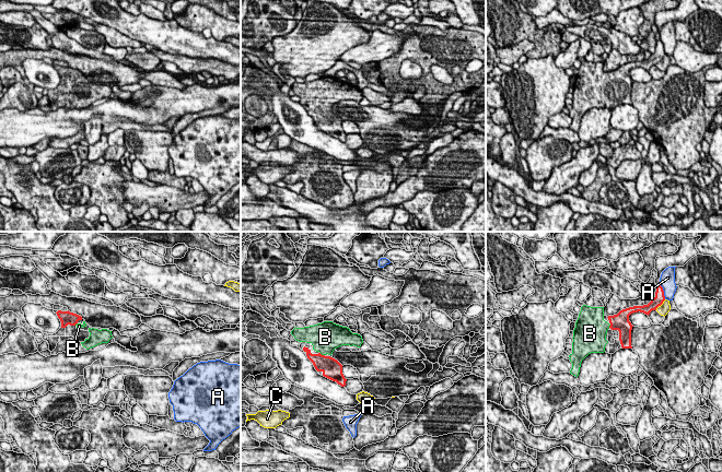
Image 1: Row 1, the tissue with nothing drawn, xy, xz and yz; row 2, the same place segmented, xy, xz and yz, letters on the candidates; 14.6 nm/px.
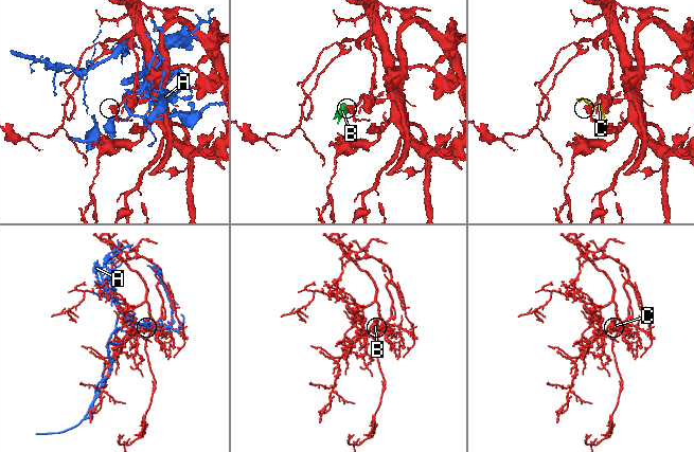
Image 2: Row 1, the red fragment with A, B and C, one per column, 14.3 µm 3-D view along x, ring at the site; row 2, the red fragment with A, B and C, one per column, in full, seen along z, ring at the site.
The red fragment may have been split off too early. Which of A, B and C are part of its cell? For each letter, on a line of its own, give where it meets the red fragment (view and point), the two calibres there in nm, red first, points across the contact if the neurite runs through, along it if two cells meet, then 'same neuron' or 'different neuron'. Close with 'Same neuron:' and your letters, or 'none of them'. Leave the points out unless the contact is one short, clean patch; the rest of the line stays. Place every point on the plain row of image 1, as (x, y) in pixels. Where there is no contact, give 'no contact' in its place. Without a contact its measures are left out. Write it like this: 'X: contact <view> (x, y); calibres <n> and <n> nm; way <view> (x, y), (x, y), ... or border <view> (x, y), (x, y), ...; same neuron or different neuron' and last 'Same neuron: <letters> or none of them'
A: contact yz (663, 47); calibres 160 and 220 nm; different neuron
B: contact xz (321, 109); calibres 280 and 440 nm; same neuron
C: contact yz (660, 60); calibres 160 and 160 nm; border yz (665, 55), (655, 65); different neuron
Same neuron: B

